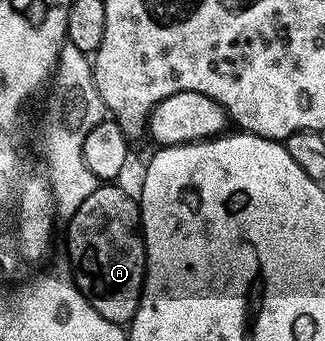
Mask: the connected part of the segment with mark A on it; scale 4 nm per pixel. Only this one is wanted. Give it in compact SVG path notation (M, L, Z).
M120 184L97 185L86 200L74 212L74 216L67 219L68 226L68 255L66 261L70 267L70 273L76 280L76 289L86 296L86 300L102 316L111 322L121 324L131 323L136 315L136 309L140 303L140 294L144 290L144 271L146 259L144 256L144 236L140 229L140 207L137 199L132 198L123 190Z

